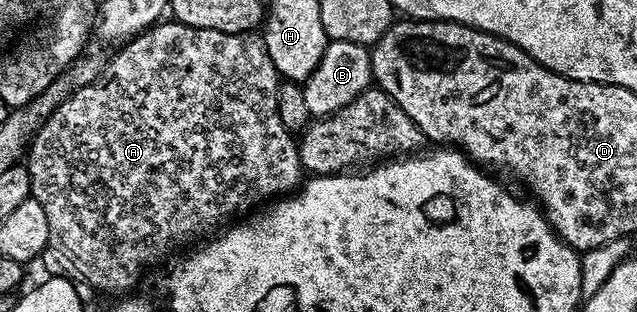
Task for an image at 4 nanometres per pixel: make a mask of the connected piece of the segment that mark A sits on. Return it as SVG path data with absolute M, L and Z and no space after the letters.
M157 22L139 35L131 37L121 47L125 48L105 68L99 69L95 80L81 83L81 88L69 100L68 97L61 99L43 127L35 133L26 156L26 167L32 178L31 195L40 203L42 210L46 210L46 218L55 243L57 240L61 250L76 263L77 270L94 287L101 288L104 292L131 293L135 289L132 287L139 282L140 275L151 264L158 263L171 248L176 248L195 236L204 238L215 233L225 222L239 217L243 208L248 208L259 200L268 202L273 198L283 197L291 193L302 180L297 141L293 133L289 132L286 126L282 126L282 118L278 118L278 94L282 77L274 62L270 62L263 35L250 32L226 34L222 30L206 30L175 22L164 23Z

